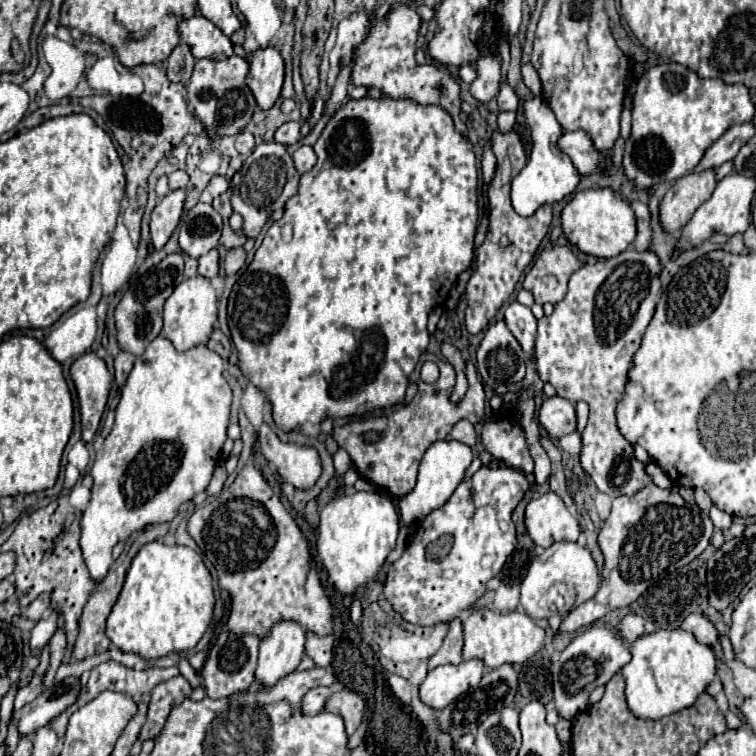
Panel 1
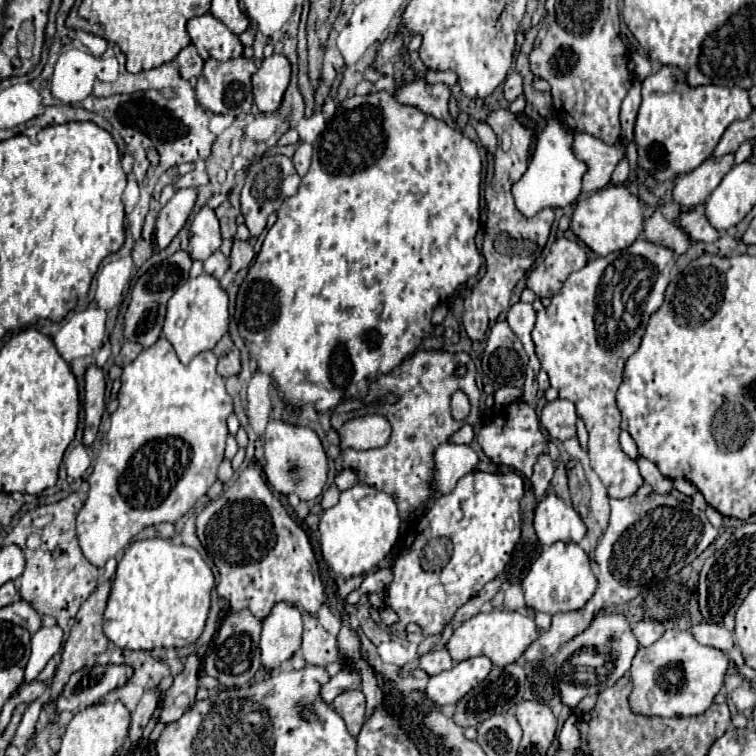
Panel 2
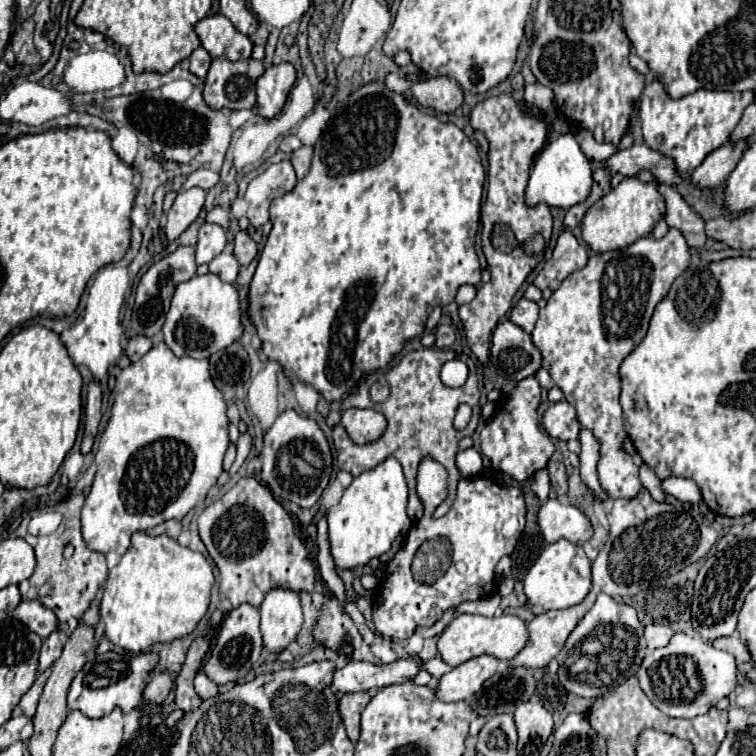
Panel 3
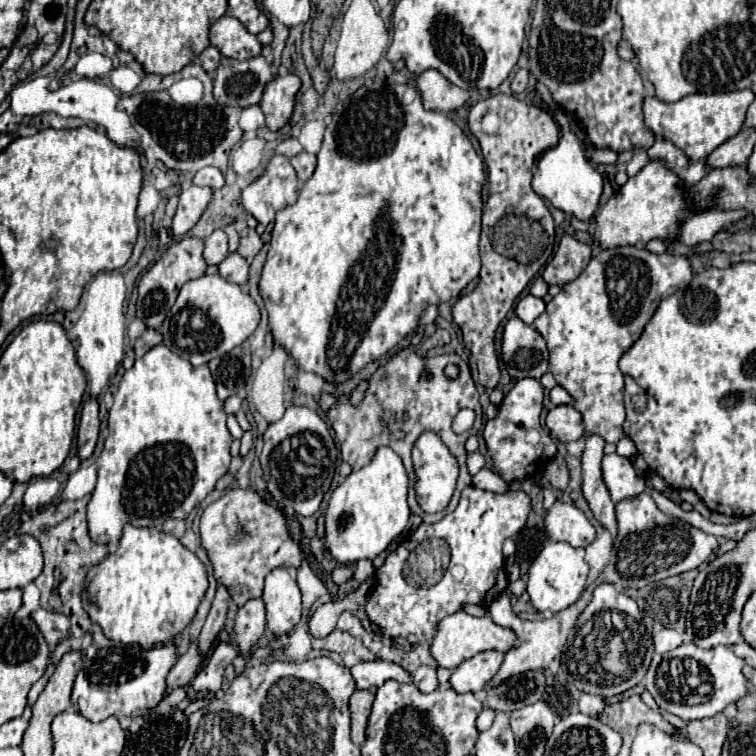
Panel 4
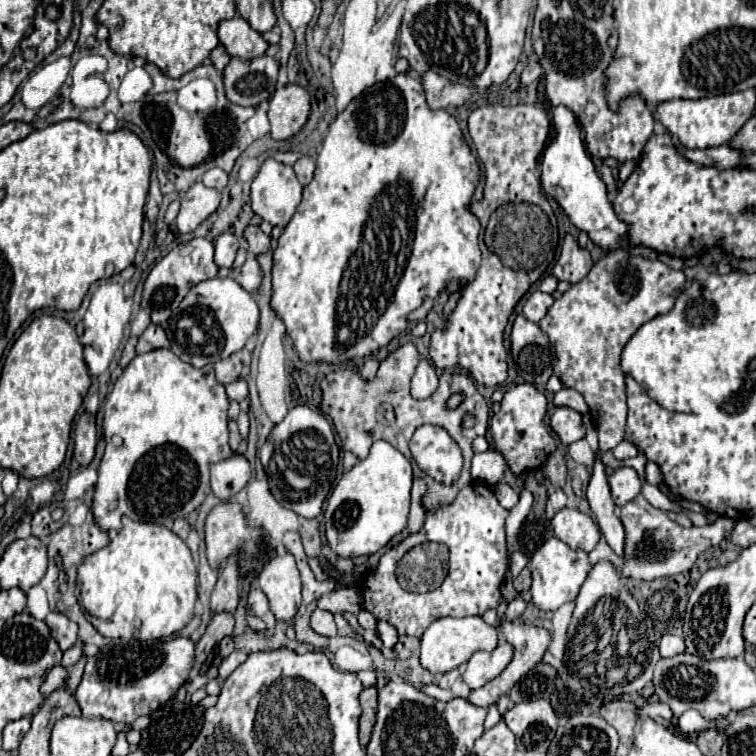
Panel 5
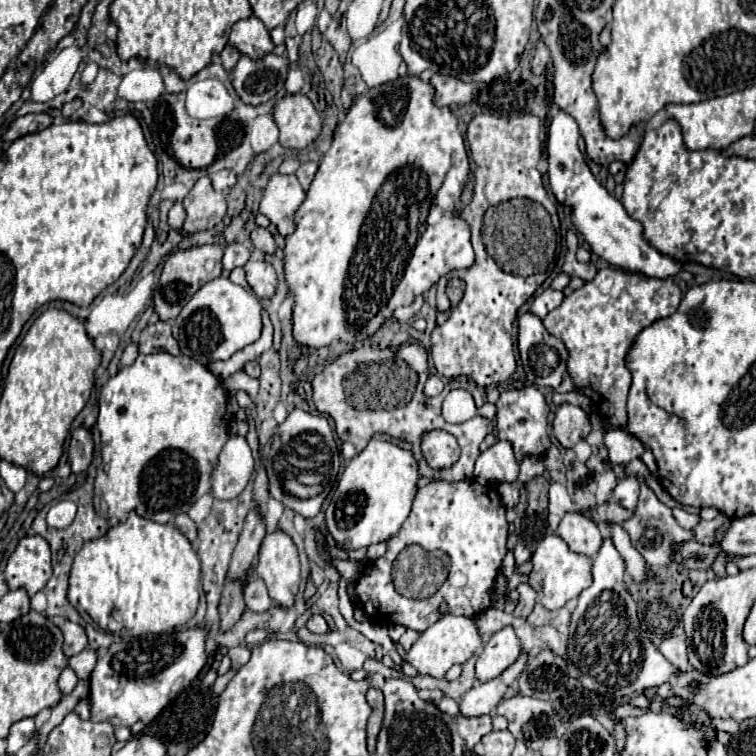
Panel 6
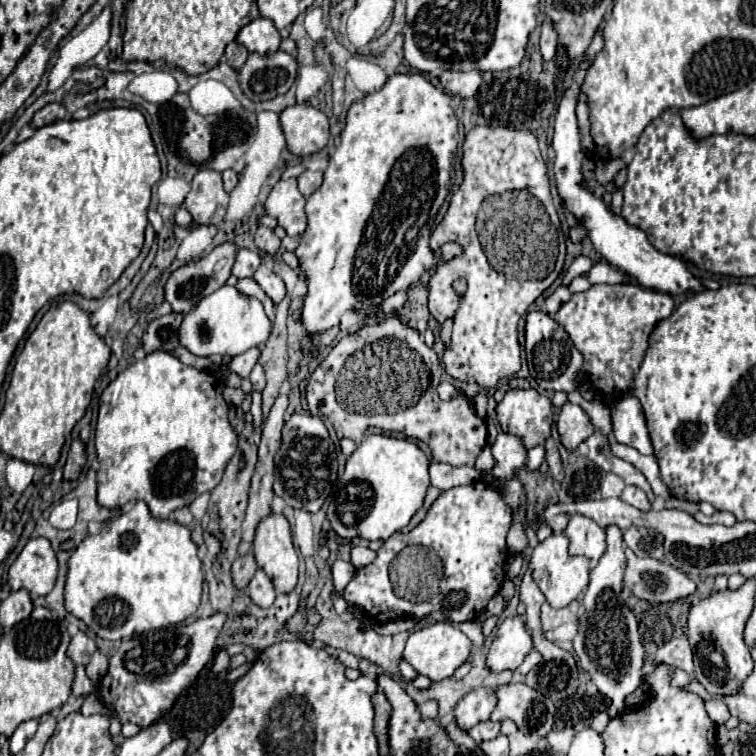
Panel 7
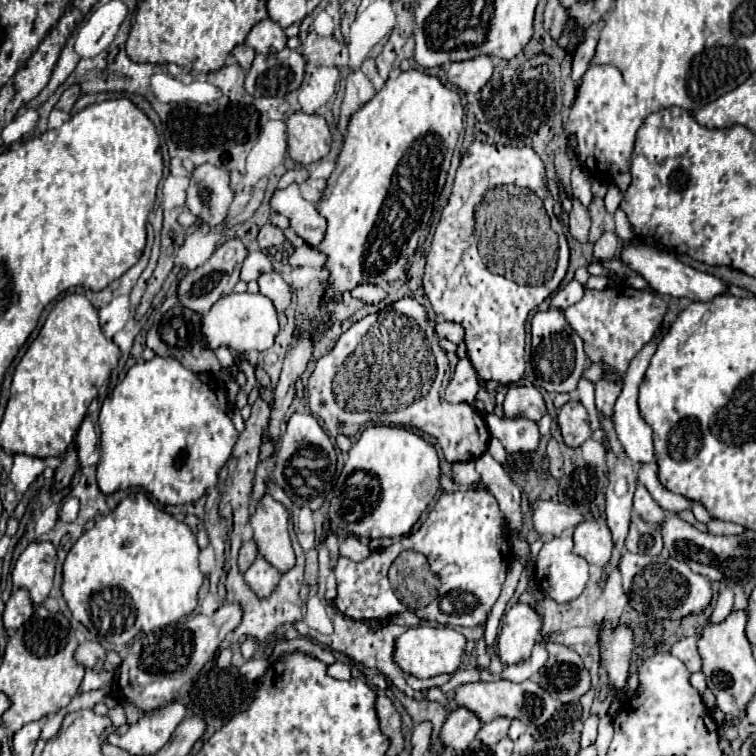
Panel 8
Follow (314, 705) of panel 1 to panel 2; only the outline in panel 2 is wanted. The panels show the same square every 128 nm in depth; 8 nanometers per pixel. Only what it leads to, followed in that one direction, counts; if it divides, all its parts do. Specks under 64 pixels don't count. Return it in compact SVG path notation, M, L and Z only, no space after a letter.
M348 668L340 670L336 676L332 676L322 688L320 688L320 698L326 702L326 704L332 704L332 700L346 692L346 690L356 690L360 684L360 674L356 672L348 672Z

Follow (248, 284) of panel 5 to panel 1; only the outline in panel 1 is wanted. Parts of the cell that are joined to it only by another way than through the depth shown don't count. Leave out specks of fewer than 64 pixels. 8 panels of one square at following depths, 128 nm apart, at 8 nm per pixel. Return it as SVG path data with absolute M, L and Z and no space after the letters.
M212 248L210 252L198 258L198 274L204 278L218 276L218 250L216 248Z

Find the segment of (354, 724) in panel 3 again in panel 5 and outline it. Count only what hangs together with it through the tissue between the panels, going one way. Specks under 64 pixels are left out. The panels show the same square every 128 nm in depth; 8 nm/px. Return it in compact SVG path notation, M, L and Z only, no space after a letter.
M374 686L364 688L360 692L360 704L362 704L362 716L360 716L360 722L358 722L358 738L360 738L360 746L364 748L370 740L370 734L372 734L372 728L374 728L374 722L376 722L378 698L376 698Z

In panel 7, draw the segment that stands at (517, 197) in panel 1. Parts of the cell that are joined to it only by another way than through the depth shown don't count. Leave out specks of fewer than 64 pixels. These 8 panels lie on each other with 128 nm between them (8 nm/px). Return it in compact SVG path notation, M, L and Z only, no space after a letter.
M598 30L598 34L594 36L586 60L580 64L580 68L576 70L572 84L568 86L558 112L556 112L556 122L554 122L554 136L552 136L552 148L554 148L554 176L556 176L556 188L560 192L560 198L564 202L564 206L576 216L578 222L584 224L588 237L592 242L592 246L596 248L596 252L602 254L602 258L608 260L608 264L622 268L626 274L634 276L642 286L646 288L656 288L660 292L668 292L668 294L682 294L686 290L702 290L700 282L688 272L684 260L670 256L670 254L660 254L646 238L644 230L640 230L638 226L630 226L620 214L614 214L612 208L598 198L594 192L590 192L584 186L584 176L582 176L582 146L580 146L580 132L578 132L578 120L574 114L576 108L576 100L578 100L578 92L580 92L580 84L584 82L586 70L590 66L590 62L594 60L594 56L602 50L604 40L602 40L602 30Z

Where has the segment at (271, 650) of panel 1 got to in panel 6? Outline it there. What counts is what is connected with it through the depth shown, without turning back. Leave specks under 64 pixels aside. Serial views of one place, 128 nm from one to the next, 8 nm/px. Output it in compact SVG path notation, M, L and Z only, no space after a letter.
M280 530L266 534L266 538L260 546L258 558L260 560L256 566L256 576L260 576L264 580L270 598L282 608L294 606L294 596L298 592L298 586L300 586L300 562L298 562L298 552L296 552L292 538Z

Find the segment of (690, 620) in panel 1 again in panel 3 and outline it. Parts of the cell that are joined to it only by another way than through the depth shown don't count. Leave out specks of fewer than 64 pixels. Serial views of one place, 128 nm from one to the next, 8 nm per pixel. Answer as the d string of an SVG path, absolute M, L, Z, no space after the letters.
M722 636L722 638L712 640L710 644L712 644L712 646L716 646L716 648L720 648L720 650L730 652L738 662L748 662L748 660L750 660L748 650L744 648L744 644L740 642L740 638L738 638L738 636Z

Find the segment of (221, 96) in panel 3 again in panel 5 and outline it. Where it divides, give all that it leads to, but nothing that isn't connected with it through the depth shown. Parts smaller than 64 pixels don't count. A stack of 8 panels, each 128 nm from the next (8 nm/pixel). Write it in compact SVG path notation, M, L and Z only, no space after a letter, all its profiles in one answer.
M260 56L254 60L232 58L222 72L226 98L232 104L256 108L272 96L278 68L278 62L270 56Z

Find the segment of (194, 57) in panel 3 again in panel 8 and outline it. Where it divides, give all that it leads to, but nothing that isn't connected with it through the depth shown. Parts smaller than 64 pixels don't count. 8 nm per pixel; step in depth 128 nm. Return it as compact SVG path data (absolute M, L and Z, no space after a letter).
M238 44L238 46L232 50L232 56L238 60L238 64L240 64L244 70L248 70L248 68L252 66L252 60L254 60L256 52L254 52L250 46L246 46L246 44Z

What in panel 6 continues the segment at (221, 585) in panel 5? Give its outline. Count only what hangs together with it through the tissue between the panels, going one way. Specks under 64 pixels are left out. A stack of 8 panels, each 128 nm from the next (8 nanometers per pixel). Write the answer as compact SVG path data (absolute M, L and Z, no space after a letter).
M254 508L246 518L244 530L240 534L236 548L234 548L234 554L232 554L232 560L228 566L228 580L238 580L248 572L254 556L260 550L264 536L266 536L266 522Z

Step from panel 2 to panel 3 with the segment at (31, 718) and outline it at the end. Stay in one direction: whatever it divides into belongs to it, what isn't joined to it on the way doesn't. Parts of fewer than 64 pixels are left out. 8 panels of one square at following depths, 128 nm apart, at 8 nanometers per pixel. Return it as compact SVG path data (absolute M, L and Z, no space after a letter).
M48 668L48 670L44 670L42 674L38 674L36 680L34 680L34 684L32 684L32 688L30 688L30 690L22 696L22 700L20 700L20 708L22 708L22 712L24 712L28 718L32 718L32 716L36 714L36 706L38 706L40 694L42 694L42 690L44 690L44 684L46 684L50 672L52 672L52 670Z

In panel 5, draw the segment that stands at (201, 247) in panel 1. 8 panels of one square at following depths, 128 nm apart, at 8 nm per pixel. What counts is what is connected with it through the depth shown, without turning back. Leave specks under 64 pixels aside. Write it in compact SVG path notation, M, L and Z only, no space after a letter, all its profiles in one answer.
M226 232L226 234L220 234L216 240L214 240L214 262L218 266L226 266L226 268L232 268L232 262L236 258L236 250L238 250L238 240L234 234Z

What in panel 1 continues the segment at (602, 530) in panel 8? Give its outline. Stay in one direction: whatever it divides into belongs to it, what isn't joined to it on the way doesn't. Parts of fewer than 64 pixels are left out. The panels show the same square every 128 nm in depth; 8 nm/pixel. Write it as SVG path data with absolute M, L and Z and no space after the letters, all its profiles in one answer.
M554 492L540 494L526 506L526 530L536 546L548 548L554 542L576 542L580 534L578 520Z

